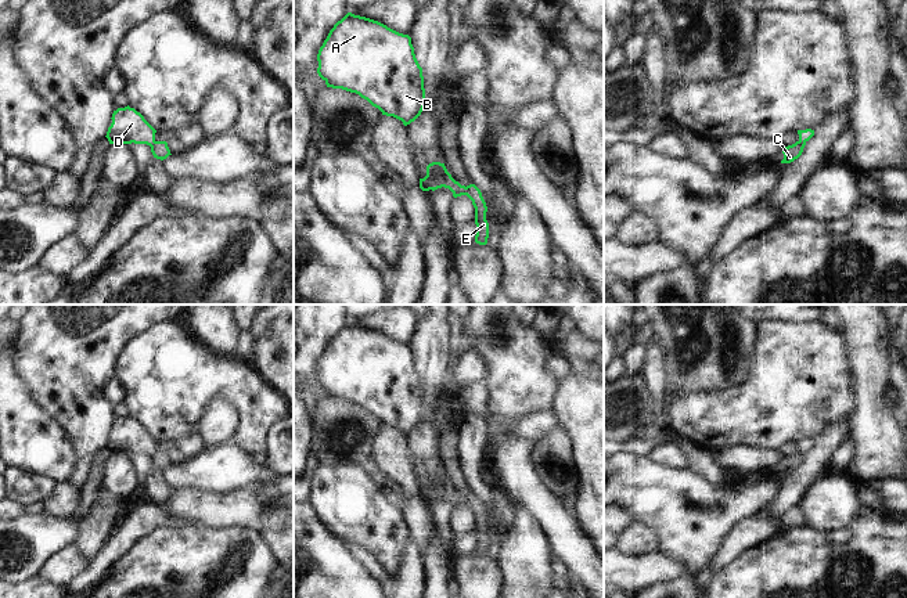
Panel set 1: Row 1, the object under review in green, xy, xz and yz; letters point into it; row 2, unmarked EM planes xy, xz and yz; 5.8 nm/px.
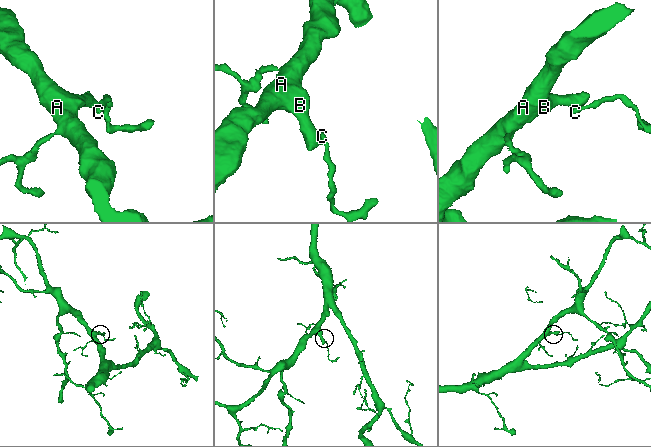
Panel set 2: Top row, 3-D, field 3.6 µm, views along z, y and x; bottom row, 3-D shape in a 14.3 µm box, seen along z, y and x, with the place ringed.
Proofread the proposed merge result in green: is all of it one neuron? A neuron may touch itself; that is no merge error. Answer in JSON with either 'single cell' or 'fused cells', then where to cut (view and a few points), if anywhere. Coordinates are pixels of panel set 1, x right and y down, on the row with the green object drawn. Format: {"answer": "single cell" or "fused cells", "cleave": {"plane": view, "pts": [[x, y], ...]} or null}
{"answer": "fused cells", "cleave": {"plane": "xz", "pts": [[464, 187], [467, 194]]}}

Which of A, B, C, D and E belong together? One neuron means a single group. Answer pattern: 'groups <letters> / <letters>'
groups A B D / C E

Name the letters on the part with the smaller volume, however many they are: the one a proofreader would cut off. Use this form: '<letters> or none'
C, E

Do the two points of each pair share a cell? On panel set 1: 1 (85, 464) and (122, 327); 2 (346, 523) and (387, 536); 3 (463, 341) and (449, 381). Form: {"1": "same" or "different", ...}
{"1": "same", "2": "same", "3": "same"}

